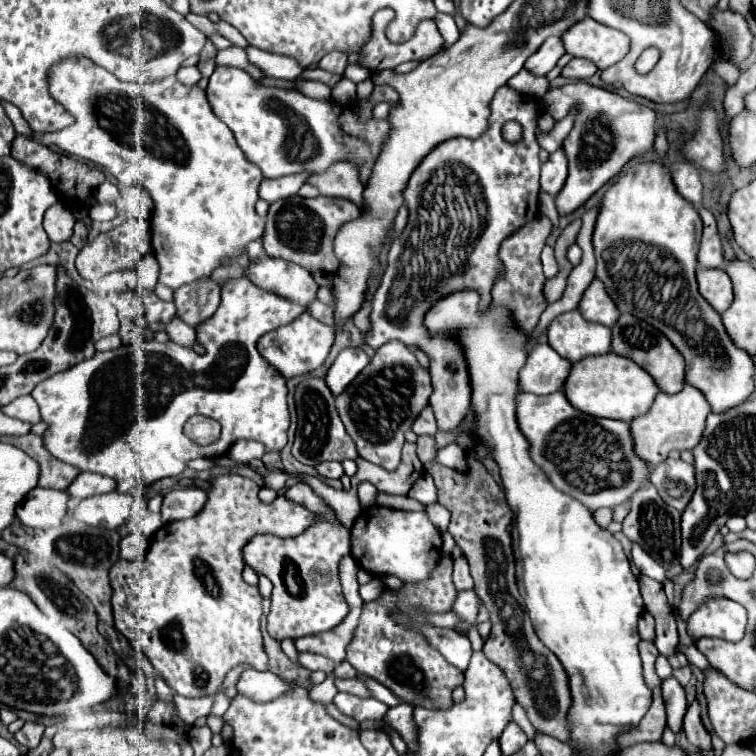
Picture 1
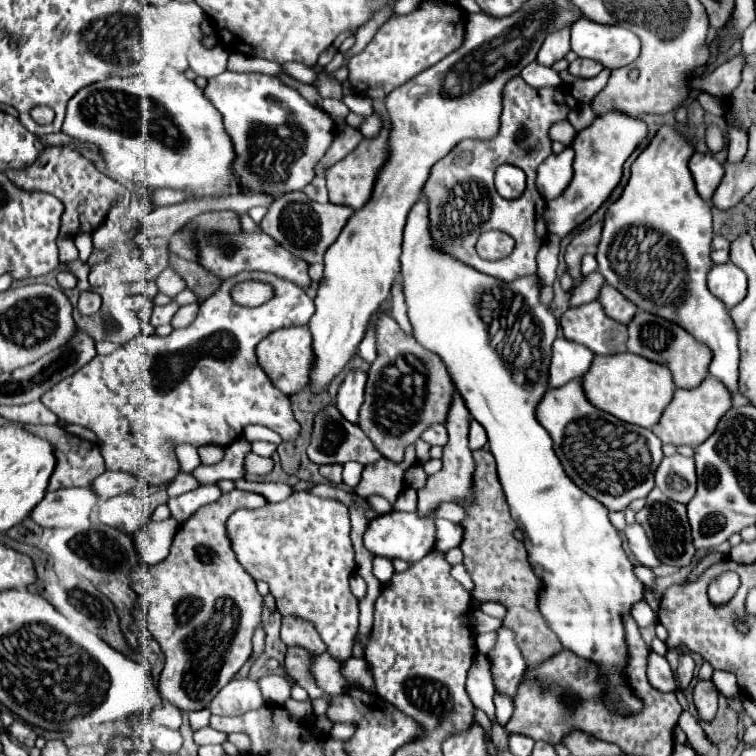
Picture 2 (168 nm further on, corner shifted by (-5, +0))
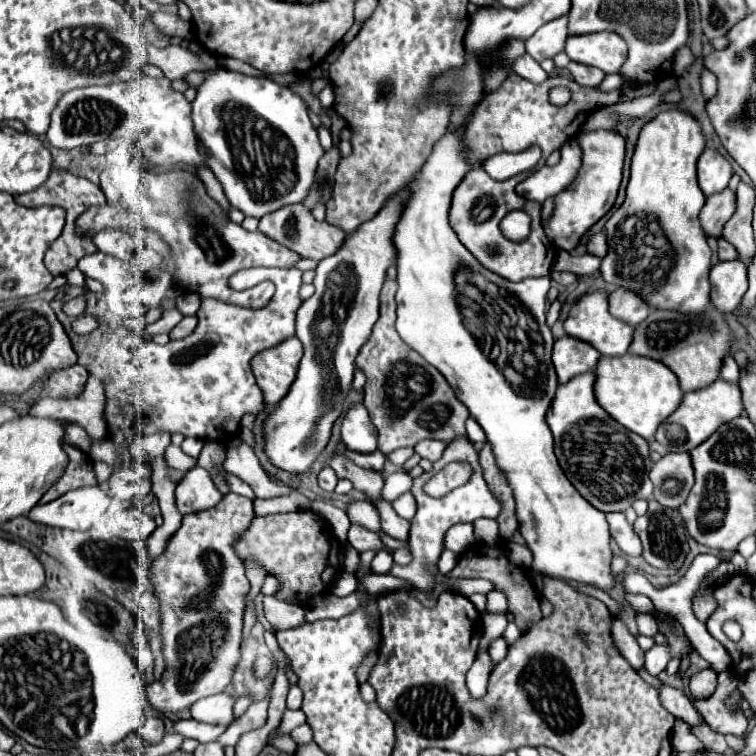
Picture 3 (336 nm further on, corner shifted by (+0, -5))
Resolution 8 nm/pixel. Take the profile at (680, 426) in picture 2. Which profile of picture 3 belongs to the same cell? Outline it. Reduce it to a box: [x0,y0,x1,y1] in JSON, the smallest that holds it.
[656,379,742,451]

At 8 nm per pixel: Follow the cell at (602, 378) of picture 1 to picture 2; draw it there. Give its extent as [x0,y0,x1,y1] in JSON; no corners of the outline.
[583,352,675,428]

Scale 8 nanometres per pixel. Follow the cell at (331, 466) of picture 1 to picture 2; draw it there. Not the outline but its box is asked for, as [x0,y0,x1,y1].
[319,464,343,484]

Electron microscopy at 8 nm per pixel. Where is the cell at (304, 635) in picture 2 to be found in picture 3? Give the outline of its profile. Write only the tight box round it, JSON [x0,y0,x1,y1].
[264,597,306,631]

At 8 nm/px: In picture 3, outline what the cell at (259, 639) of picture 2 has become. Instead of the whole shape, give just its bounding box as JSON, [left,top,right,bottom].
[244,561,266,609]

